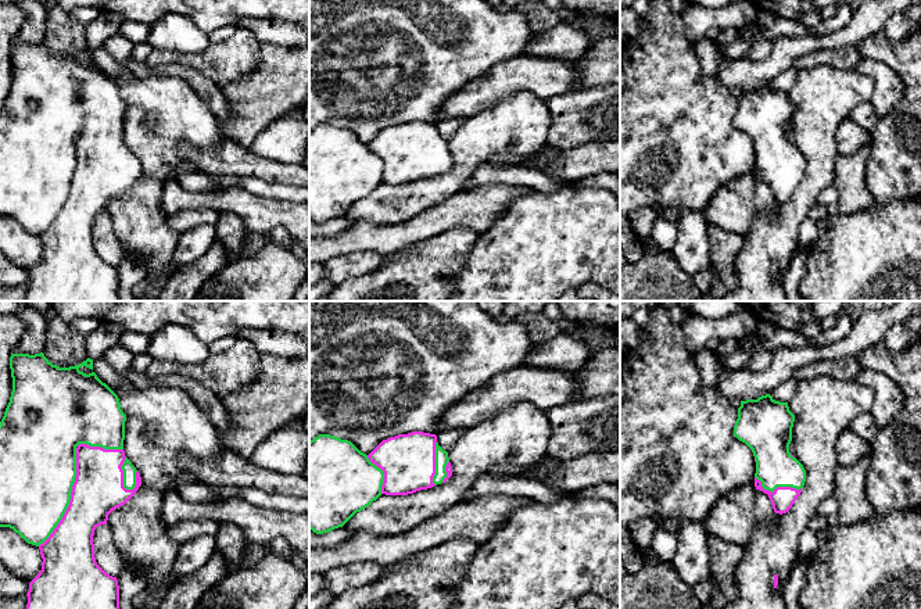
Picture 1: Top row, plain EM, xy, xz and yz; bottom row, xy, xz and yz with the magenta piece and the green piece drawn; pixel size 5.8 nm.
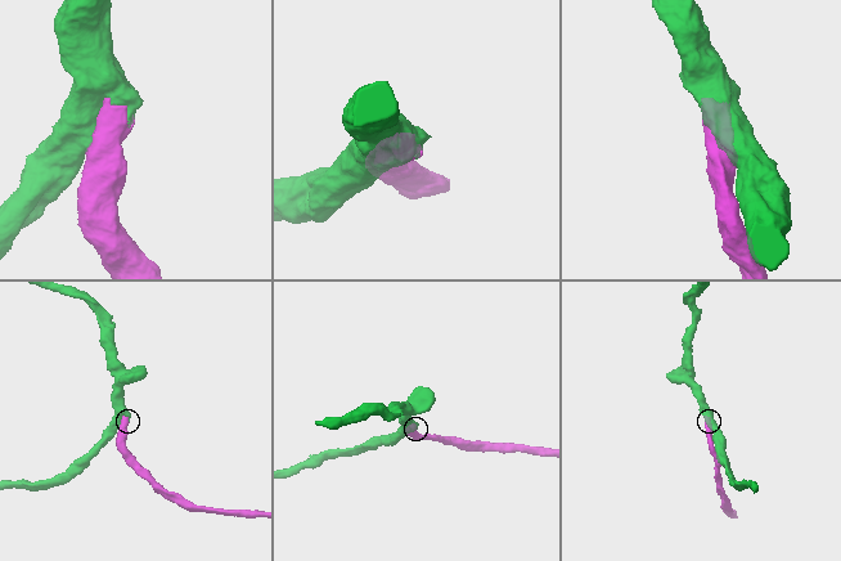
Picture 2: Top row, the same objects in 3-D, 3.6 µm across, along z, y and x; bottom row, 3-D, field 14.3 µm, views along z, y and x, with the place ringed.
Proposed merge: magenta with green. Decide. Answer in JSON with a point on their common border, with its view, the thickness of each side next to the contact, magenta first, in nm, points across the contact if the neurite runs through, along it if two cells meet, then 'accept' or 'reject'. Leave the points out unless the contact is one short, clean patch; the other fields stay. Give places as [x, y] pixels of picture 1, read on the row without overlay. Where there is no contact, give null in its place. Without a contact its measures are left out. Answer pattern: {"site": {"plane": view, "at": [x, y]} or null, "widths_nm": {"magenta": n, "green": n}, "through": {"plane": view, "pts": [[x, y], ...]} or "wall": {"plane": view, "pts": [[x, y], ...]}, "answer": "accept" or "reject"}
{"site": {"plane": "xy", "at": [71, 187]}, "widths_nm": {"magenta": 280, "green": 440}, "answer": "accept"}

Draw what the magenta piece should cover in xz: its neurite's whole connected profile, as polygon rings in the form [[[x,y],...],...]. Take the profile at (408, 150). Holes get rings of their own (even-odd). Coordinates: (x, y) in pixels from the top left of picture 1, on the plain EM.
[[[412,121],[408,123],[398,123],[383,129],[369,144],[361,141],[351,130],[341,129],[330,123],[319,123],[309,130],[309,218],[316,223],[329,222],[334,218],[343,216],[356,201],[361,201],[376,190],[381,183],[386,185],[408,185],[420,179],[431,178],[437,173],[445,172],[452,165],[452,155],[448,147],[448,141],[444,140],[438,132],[437,125],[423,121]]]

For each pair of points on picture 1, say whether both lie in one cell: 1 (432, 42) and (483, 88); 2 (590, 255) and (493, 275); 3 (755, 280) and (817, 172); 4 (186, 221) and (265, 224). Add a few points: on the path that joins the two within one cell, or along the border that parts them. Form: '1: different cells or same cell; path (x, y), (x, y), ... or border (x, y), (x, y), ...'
1: different cells; border (501, 63), (469, 79), (447, 99)
2: same cell; path (566, 255), (531, 255), (516, 271)
3: same cell; path (759, 254), (787, 225), (789, 215), (803, 199)
4: different cells; border (218, 210), (186, 208), (183, 211)

